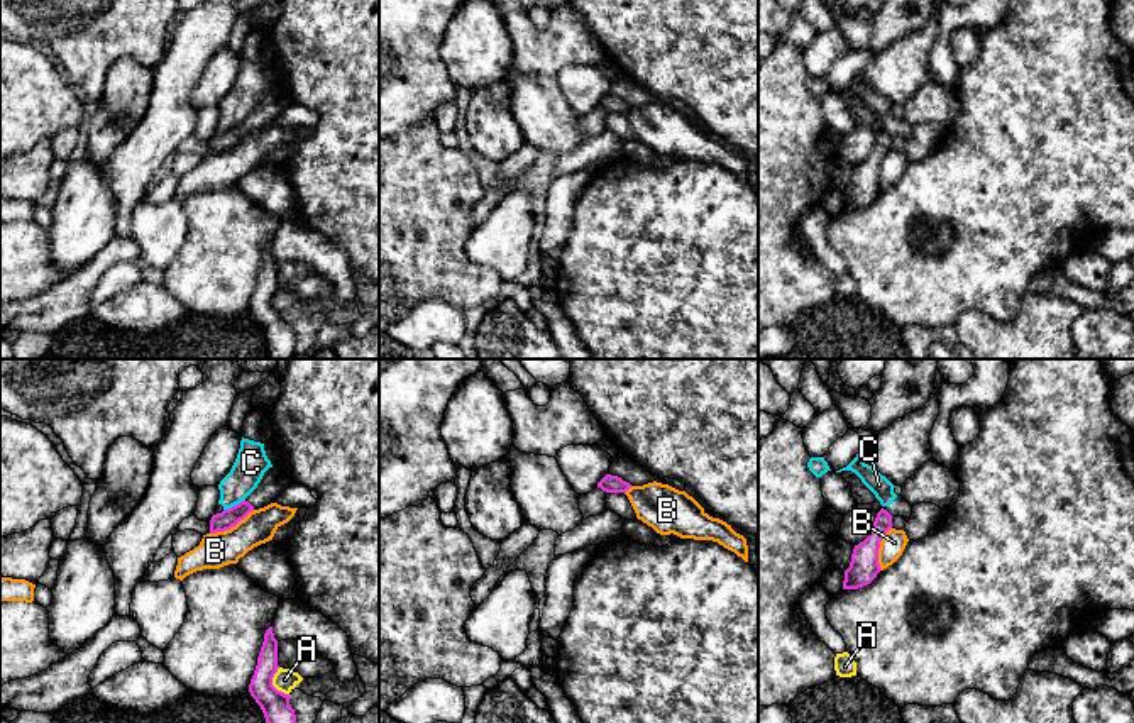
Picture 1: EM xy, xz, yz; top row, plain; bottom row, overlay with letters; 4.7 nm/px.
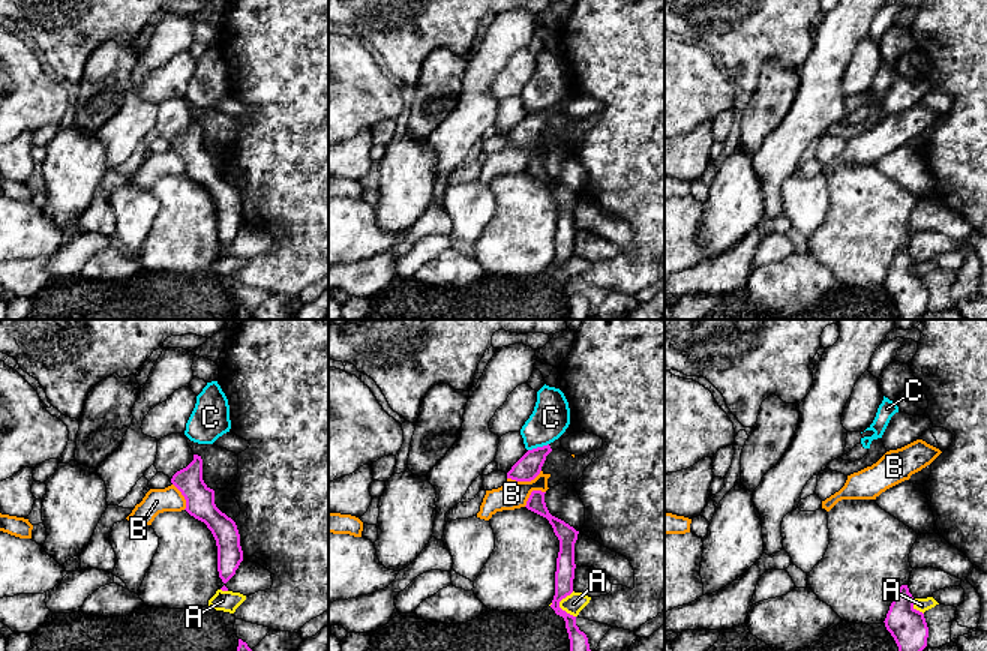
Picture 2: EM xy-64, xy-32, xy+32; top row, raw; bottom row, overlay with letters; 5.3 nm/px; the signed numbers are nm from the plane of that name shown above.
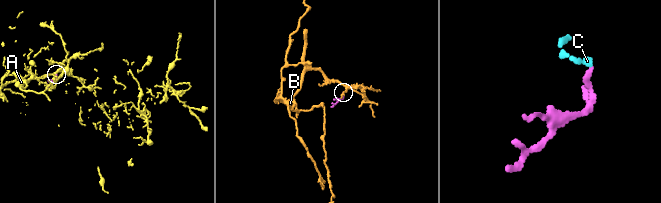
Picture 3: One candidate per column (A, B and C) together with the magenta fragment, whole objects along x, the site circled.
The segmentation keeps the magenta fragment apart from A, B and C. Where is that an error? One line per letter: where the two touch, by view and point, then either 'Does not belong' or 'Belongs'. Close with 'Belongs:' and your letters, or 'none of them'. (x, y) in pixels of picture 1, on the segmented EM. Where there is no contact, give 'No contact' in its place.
A: Touches magenta at xy (271, 684). Does not belong
B: Touches magenta at xy (232, 525). Does not belong
C: Touches magenta at xy (236, 505). Does not belong
Belongs: none of them

